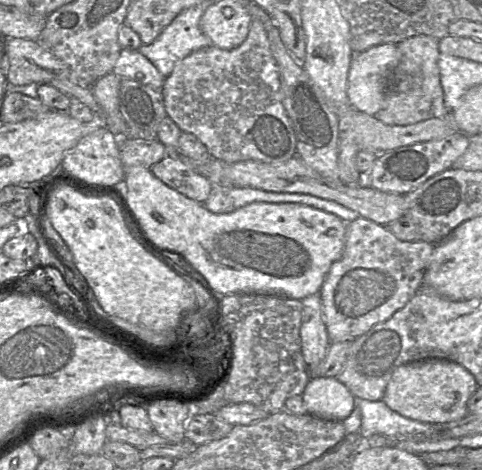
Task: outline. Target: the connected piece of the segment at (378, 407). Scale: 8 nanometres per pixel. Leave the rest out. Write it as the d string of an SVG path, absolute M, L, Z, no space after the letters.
M356 399L356 406L361 413L362 423L359 432L363 437L385 435L397 439L412 438L412 435L421 434L430 425L434 425L401 416L391 410L382 400Z

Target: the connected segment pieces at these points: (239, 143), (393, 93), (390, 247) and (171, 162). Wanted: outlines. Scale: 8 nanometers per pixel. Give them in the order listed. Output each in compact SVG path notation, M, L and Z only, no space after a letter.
M251 20L247 38L238 47L223 50L210 45L180 60L165 77L161 94L167 115L182 132L196 136L206 146L211 158L227 163L248 160L276 163L296 155L295 134L282 103L278 65L259 20Z
M426 35L410 37L397 44L400 59L388 78L383 106L375 118L387 125L405 126L450 114L444 105L438 47L439 40Z
M359 217L346 223L343 254L320 289L323 320L331 343L353 341L403 308L423 285L434 244L398 239L386 226Z
M167 153L151 166L150 171L170 188L201 204L204 204L214 187L186 159L174 153Z

